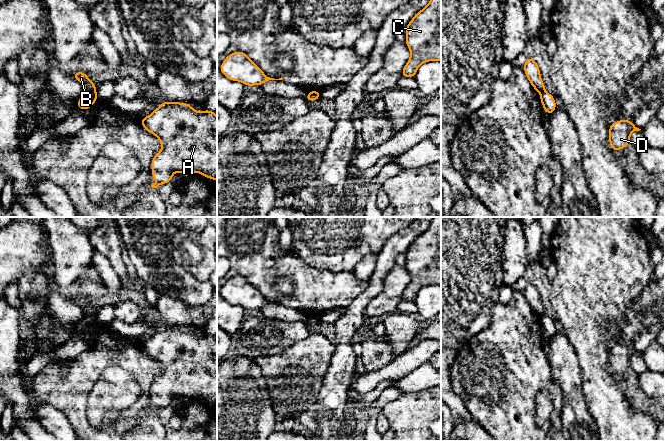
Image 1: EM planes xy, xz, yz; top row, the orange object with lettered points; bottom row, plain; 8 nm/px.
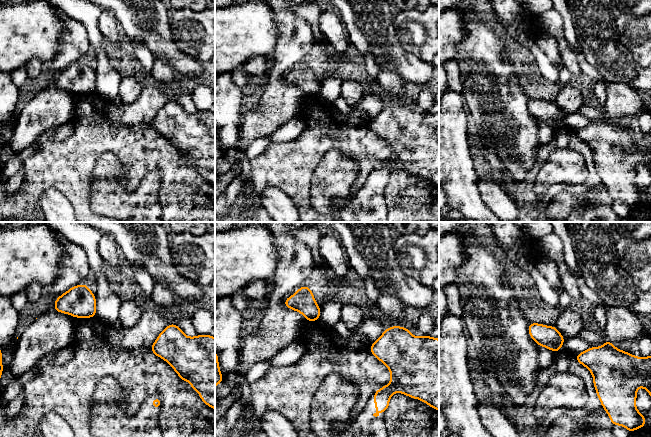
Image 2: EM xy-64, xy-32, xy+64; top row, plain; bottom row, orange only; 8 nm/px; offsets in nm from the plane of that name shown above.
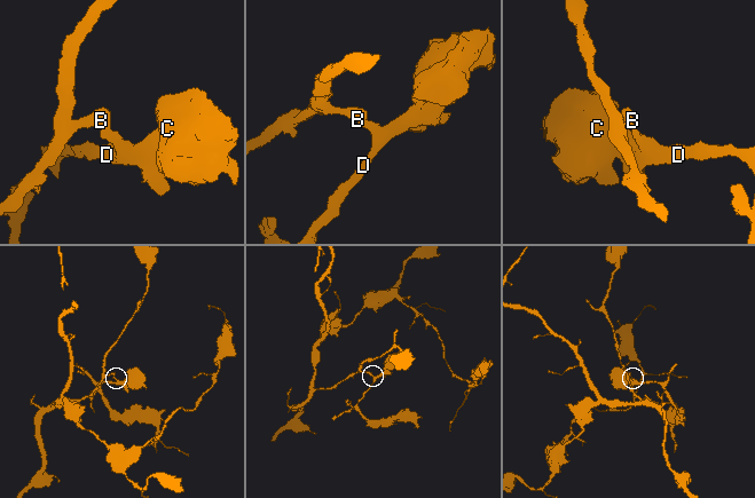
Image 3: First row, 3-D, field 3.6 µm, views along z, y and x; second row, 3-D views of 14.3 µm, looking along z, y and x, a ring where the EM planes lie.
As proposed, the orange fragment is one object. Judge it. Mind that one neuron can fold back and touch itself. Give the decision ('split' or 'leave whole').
split

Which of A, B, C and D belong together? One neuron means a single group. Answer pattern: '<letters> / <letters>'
A C D / B

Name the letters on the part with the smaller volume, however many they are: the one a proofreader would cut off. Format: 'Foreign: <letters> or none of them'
Foreign: A, C, D

